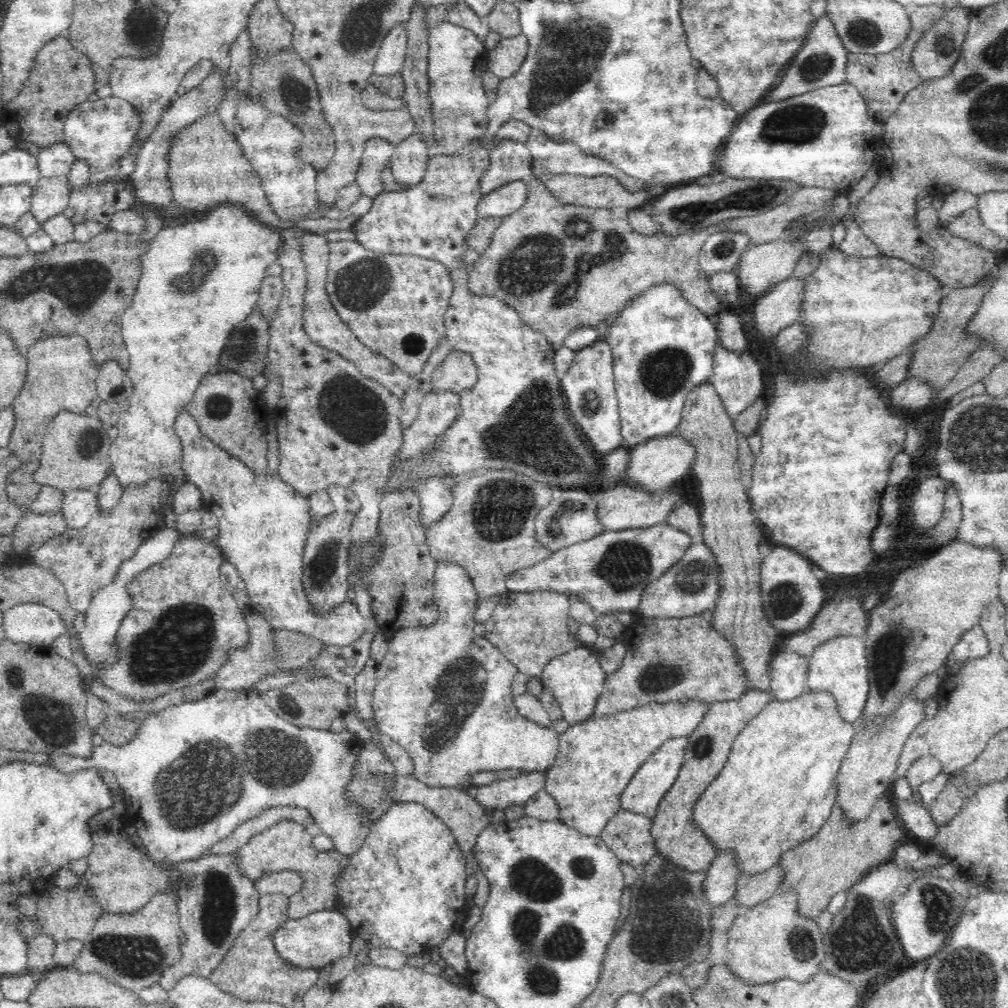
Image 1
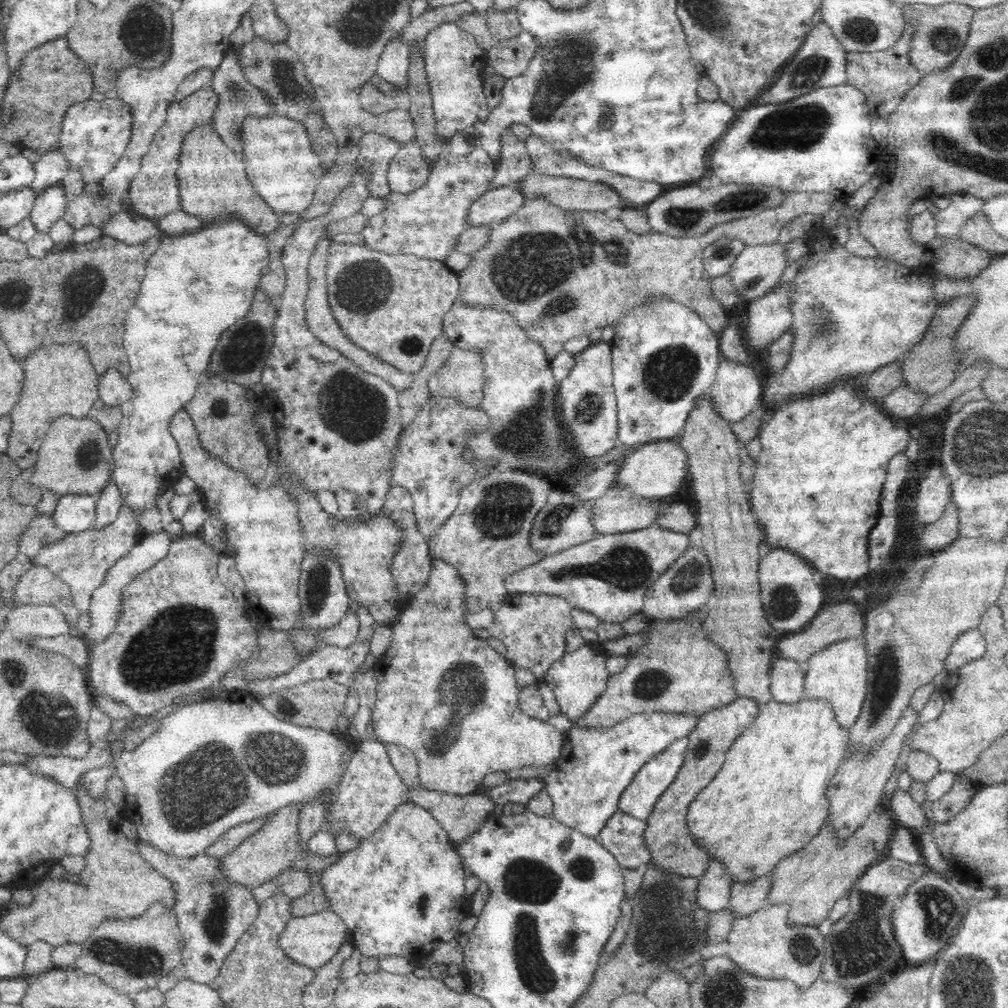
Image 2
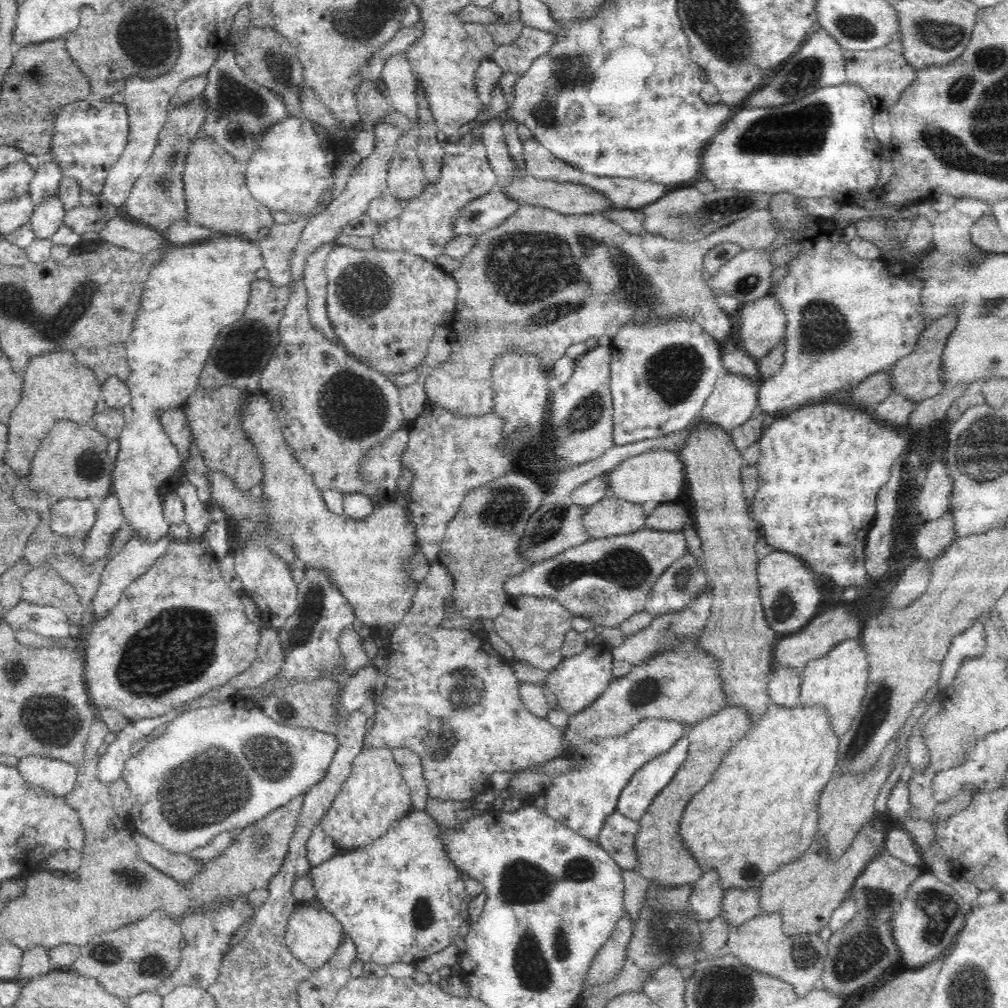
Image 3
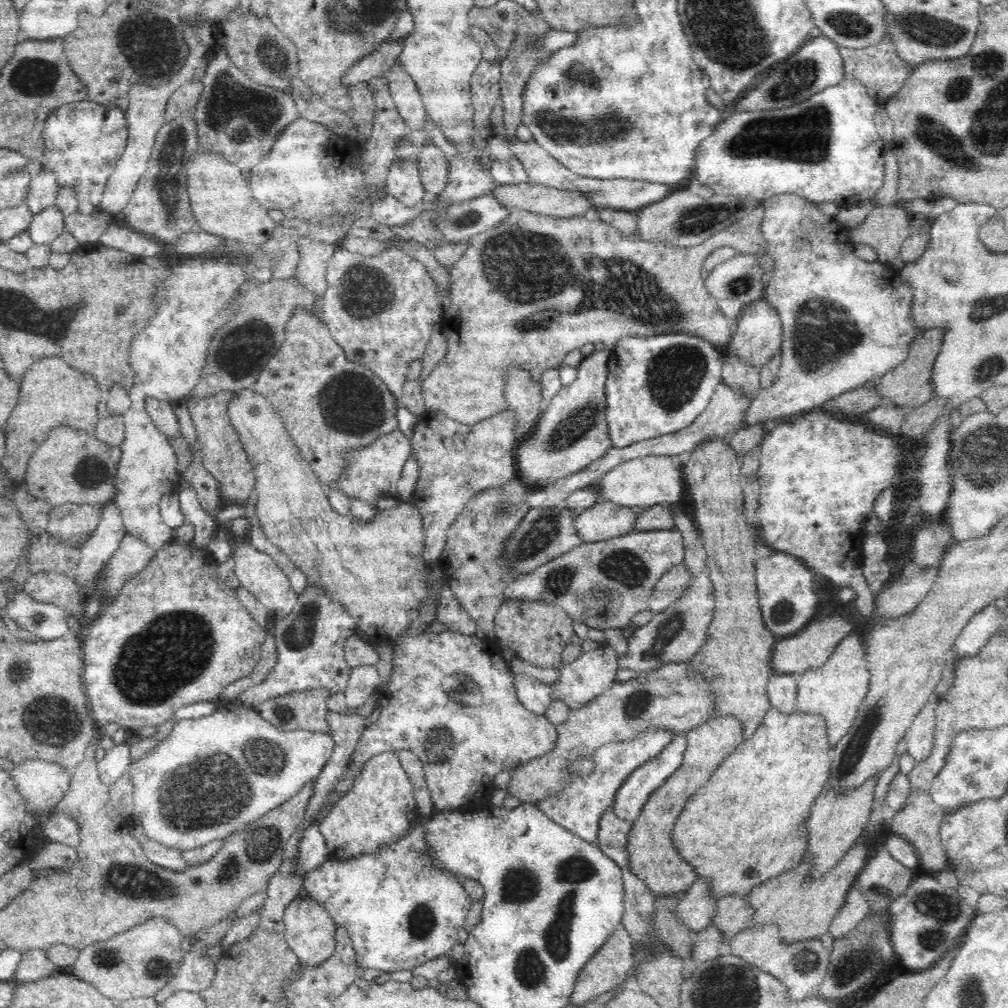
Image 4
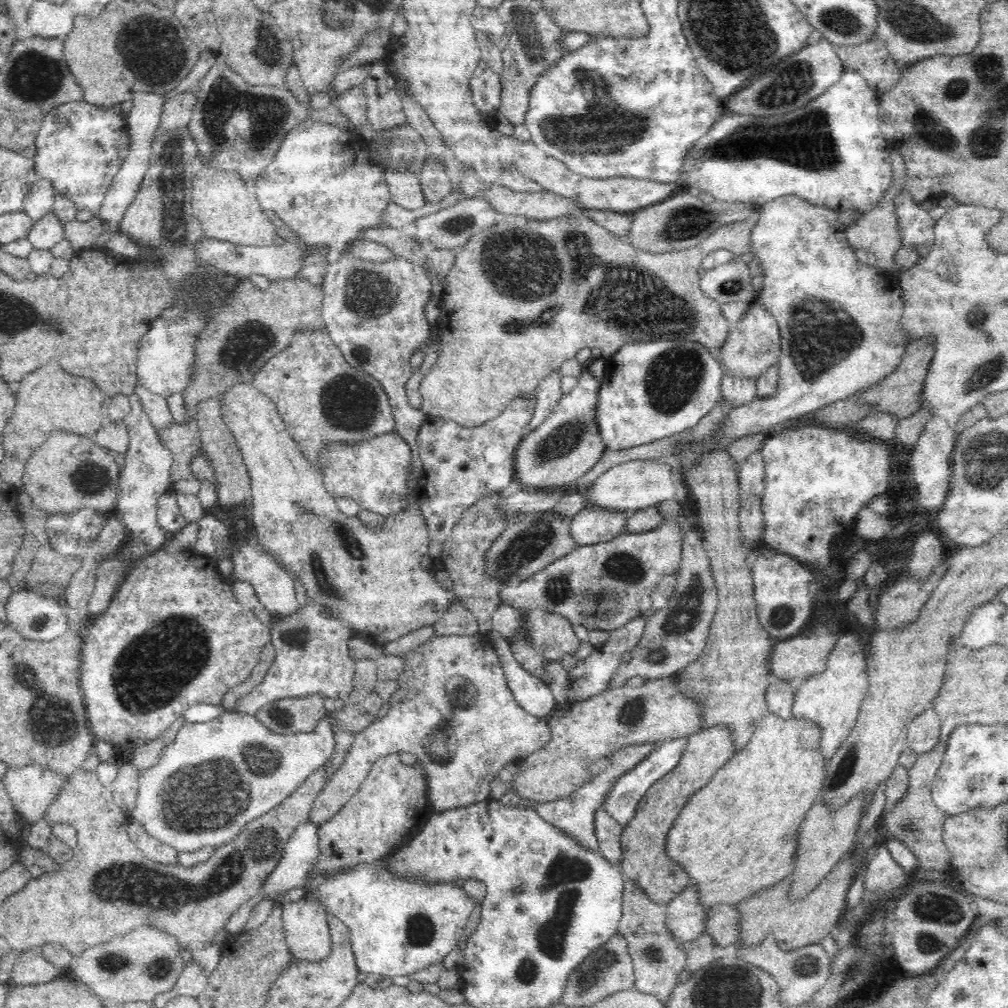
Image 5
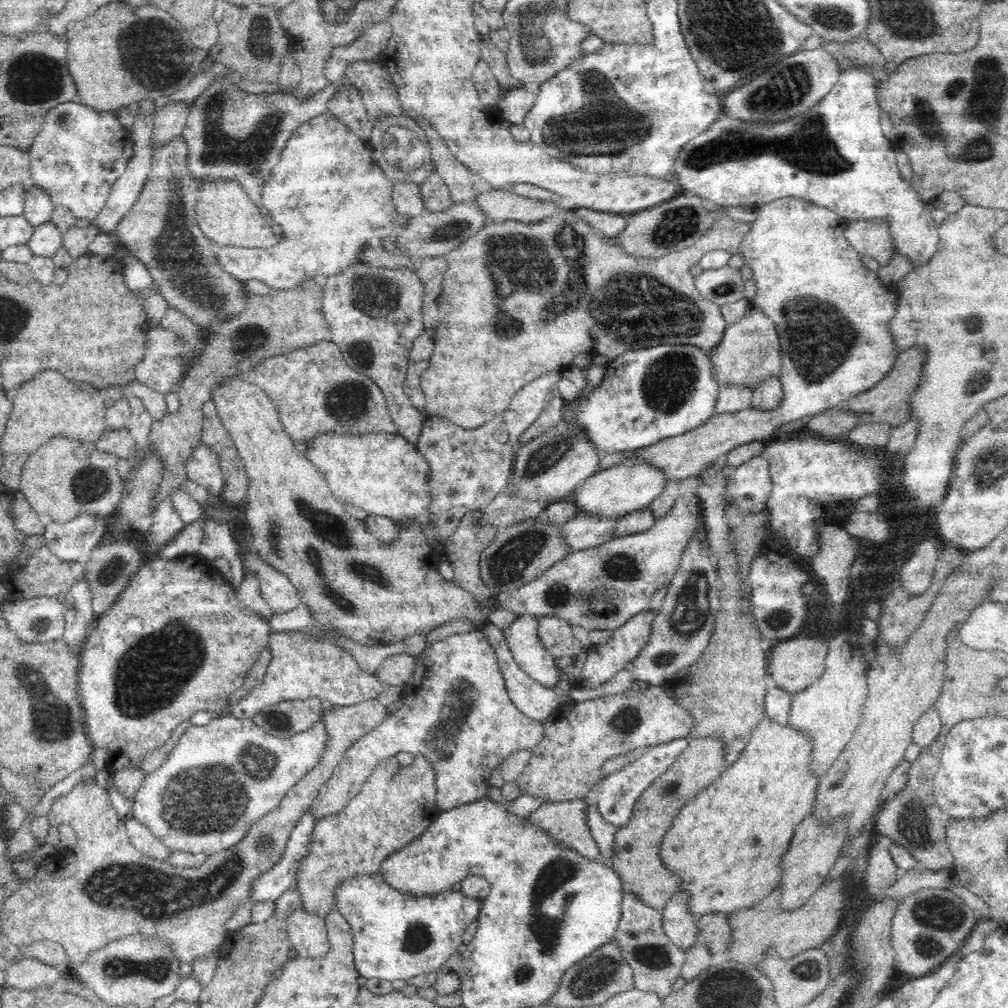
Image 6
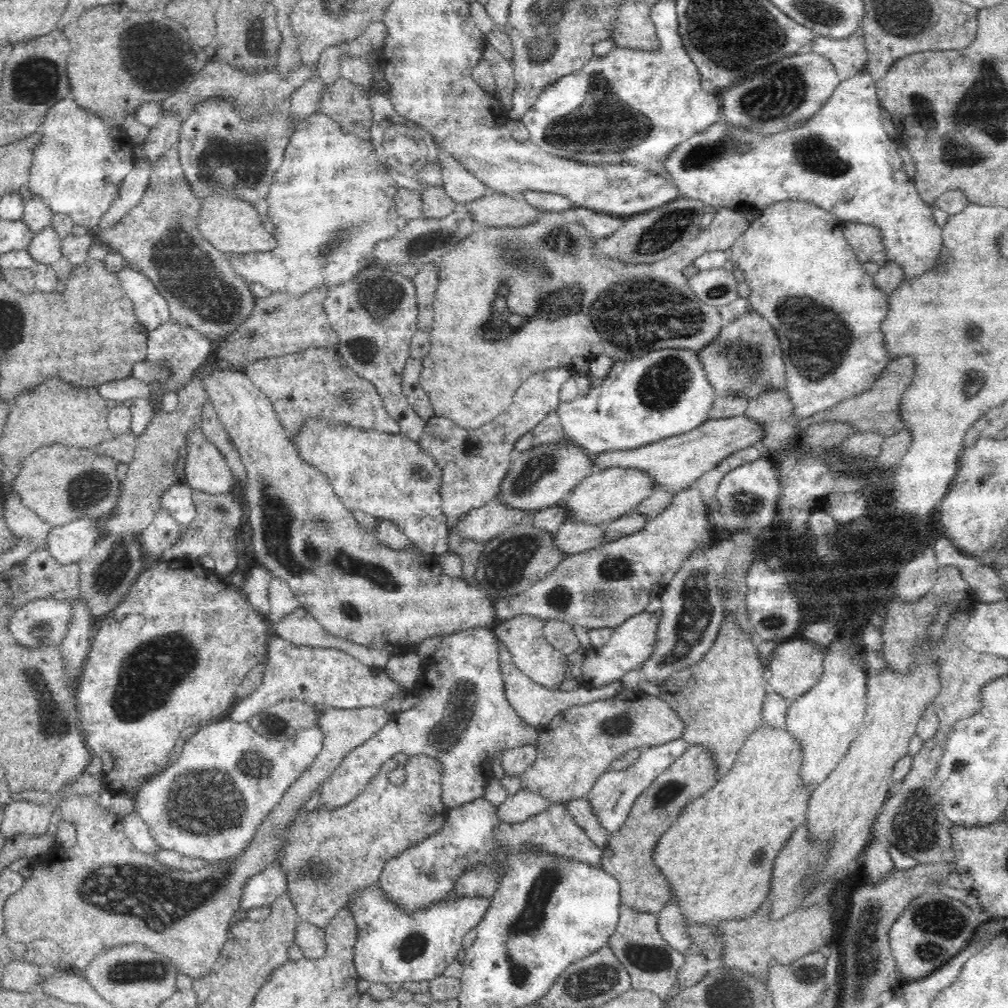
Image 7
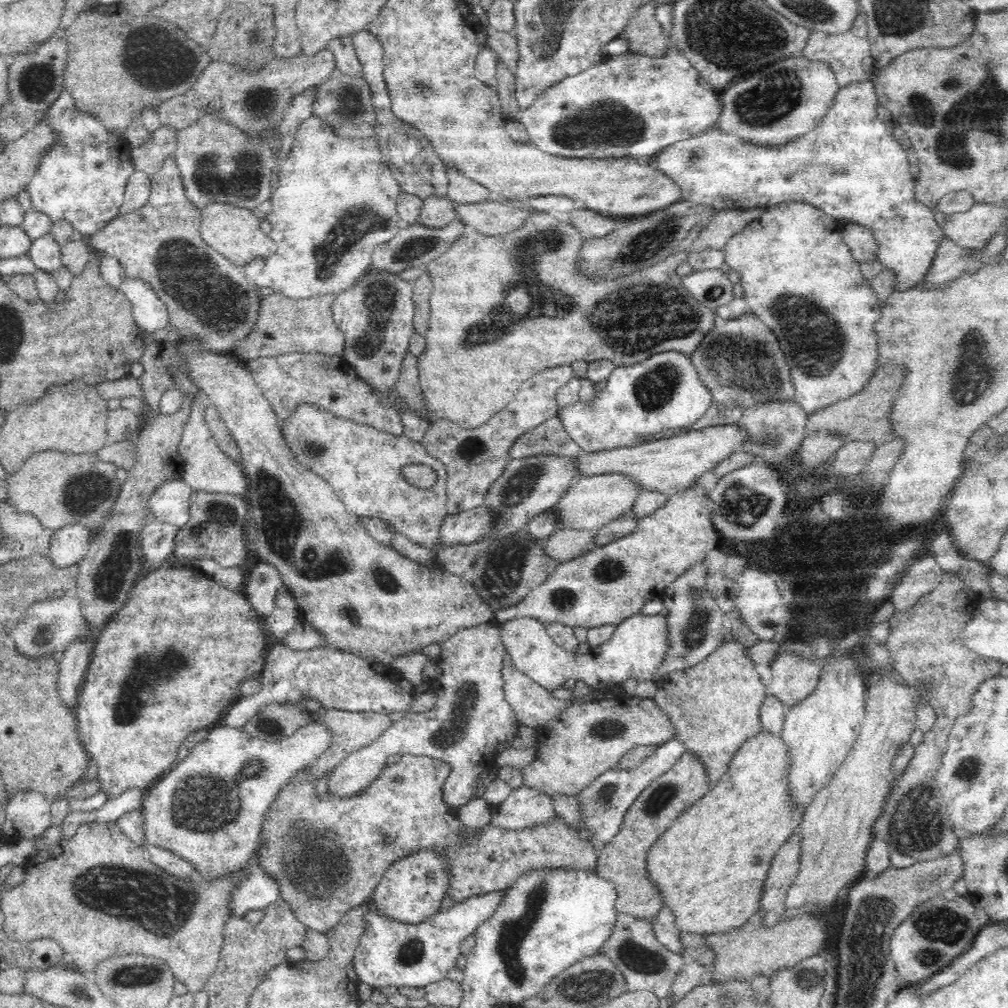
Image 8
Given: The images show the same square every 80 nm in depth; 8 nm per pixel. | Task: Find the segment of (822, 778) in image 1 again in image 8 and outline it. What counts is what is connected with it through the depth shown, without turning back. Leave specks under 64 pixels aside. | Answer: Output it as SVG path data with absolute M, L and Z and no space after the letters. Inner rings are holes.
M769 732L758 733L736 751L728 772L716 788L658 837L648 849L646 862L649 879L664 897L663 906L672 909L675 925L682 933L703 936L727 932L743 925L759 910L763 884L778 849L800 829L804 810L796 808L788 794L790 758L786 745Z

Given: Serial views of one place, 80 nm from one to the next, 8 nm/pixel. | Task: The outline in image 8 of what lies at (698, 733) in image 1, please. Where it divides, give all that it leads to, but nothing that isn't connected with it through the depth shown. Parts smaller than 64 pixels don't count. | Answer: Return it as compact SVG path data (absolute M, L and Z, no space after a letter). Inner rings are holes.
M686 751L671 770L656 778L629 806L617 836L599 849L594 871L616 887L618 898L615 909L618 913L629 914L634 918L651 918L663 907L664 897L647 873L647 852L684 810L708 794L710 784L706 778L704 764Z

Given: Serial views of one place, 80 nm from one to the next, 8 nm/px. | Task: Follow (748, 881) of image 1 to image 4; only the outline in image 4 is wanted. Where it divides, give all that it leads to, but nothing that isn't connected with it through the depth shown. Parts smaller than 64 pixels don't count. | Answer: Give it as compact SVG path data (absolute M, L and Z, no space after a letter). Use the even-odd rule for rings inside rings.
M730 895L716 901L716 916L711 925L721 930L726 940L731 940L749 928L753 908L746 903L746 896Z

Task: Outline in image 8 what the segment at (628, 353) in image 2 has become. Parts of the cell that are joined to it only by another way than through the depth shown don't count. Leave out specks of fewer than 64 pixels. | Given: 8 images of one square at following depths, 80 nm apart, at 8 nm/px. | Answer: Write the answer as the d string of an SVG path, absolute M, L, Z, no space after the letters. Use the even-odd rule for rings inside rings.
M677 351L662 352L659 354L654 354L651 358L644 360L644 362L638 362L638 364L630 364L630 366L618 366L612 371L610 378L606 381L606 387L602 390L597 388L596 396L592 402L582 402L579 400L576 404L570 404L566 408L560 408L558 412L558 417L563 423L564 429L572 437L574 442L578 443L584 452L596 452L606 449L615 449L622 447L631 447L639 445L640 443L648 442L647 438L651 434L656 434L657 432L662 432L663 430L676 430L681 429L682 427L689 427L697 422L706 414L710 406L712 406L713 400L711 392L702 384L702 381L699 379L697 370L694 368L694 365L691 363L690 355L680 353Z

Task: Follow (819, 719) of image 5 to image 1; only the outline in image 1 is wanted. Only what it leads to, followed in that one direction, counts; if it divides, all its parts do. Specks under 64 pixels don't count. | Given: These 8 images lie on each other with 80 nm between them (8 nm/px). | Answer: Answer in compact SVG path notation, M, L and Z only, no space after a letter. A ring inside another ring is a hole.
M838 636L824 642L809 656L807 688L812 692L825 690L834 696L840 716L846 722L856 722L868 700L868 662L863 637Z

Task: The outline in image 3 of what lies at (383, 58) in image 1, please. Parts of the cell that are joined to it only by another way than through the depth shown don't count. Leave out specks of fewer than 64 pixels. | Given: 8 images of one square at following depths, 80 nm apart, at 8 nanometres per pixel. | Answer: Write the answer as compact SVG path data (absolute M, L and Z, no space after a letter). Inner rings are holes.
M406 51L396 52L390 56L390 60L386 60L380 81L392 108L408 117L415 126L420 110L416 95L417 79L412 72Z

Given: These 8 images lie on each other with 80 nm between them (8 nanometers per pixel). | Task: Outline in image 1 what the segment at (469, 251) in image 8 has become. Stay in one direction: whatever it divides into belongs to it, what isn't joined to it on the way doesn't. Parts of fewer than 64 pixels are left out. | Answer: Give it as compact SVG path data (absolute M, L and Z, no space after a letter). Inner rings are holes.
M533 173L527 181L529 194L520 210L503 218L501 225L492 235L490 246L480 253L473 265L468 266L468 287L472 295L496 297L514 310L518 310L524 324L543 334L554 350L563 346L567 336L570 336L576 327L598 326L603 320L620 314L628 302L637 300L646 291L667 281L680 287L684 299L700 310L700 313L712 323L718 323L723 305L712 293L708 278L700 276L698 258L705 241L720 230L743 232L751 240L752 246L778 240L783 237L785 228L798 216L829 207L836 195L836 192L827 186L802 187L780 206L756 216L731 218L696 232L692 230L690 233L679 234L678 237L670 237L662 232L646 236L636 232L627 218L612 215L611 209L562 204L536 176L539 174ZM453 352L436 367L432 374L431 385L434 391L450 390L459 394L476 384L478 373L470 354Z

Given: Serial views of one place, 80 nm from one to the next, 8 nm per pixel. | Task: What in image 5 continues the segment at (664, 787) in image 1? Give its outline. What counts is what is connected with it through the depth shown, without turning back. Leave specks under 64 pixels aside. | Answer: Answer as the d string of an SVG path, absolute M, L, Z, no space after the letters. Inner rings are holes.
M688 737L663 741L658 748L648 754L648 758L643 759L643 762L638 763L632 770L628 770L628 773L620 775L620 778L614 781L612 792L608 794L608 800L604 803L603 809L606 811L606 814L612 816L620 825L628 825L628 822L631 822L632 818L634 818L636 809L649 788L662 780L666 774L670 774L678 766L684 749L687 747L687 742Z

